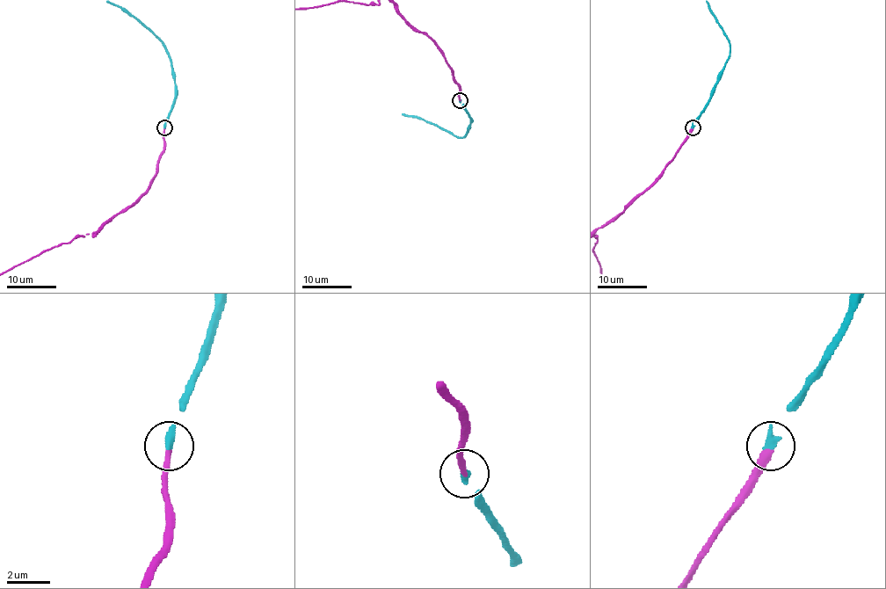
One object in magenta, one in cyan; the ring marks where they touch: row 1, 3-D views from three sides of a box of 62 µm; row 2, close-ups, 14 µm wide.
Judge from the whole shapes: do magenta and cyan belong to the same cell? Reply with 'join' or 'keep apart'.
join

